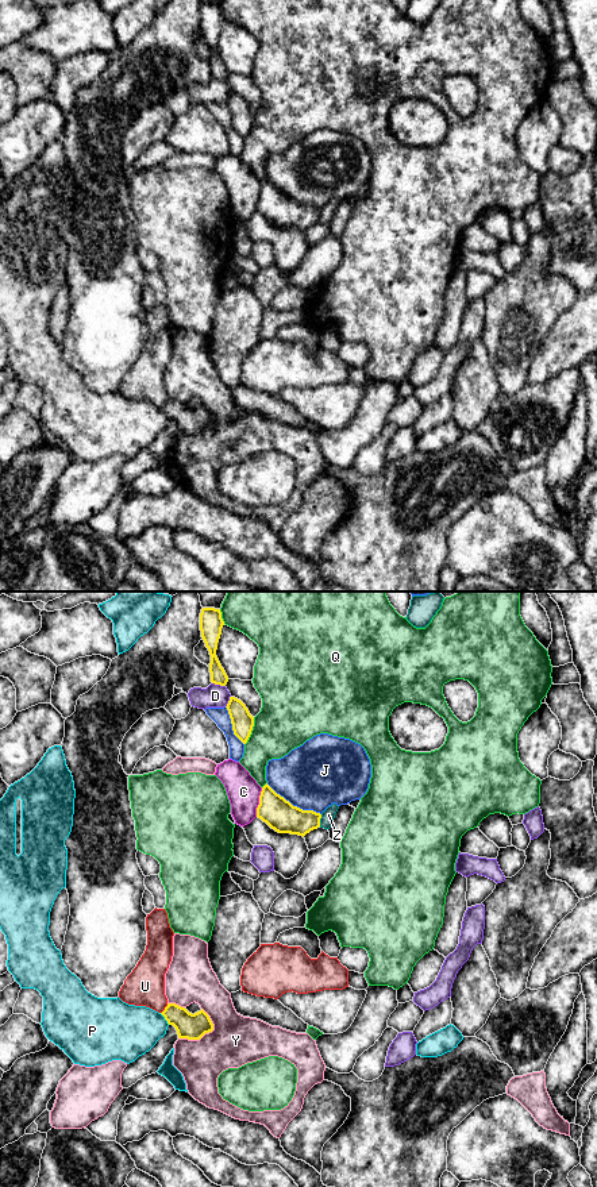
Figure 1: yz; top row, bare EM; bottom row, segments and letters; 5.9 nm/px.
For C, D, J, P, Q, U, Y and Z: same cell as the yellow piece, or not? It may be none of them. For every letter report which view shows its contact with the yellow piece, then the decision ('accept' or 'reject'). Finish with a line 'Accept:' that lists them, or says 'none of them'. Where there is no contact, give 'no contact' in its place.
C: contact in yz; reject
D: contact in yz; reject
J: contact in yz; reject
P: contact in yz; reject
Q: contact in yz; reject
U: contact in yz; reject
Y: contact in yz; reject
Z: contact in yz; reject
Accept: none of them

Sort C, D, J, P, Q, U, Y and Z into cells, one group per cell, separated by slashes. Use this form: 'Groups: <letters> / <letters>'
Groups: C P / D / J / Q / U / Y / Z

